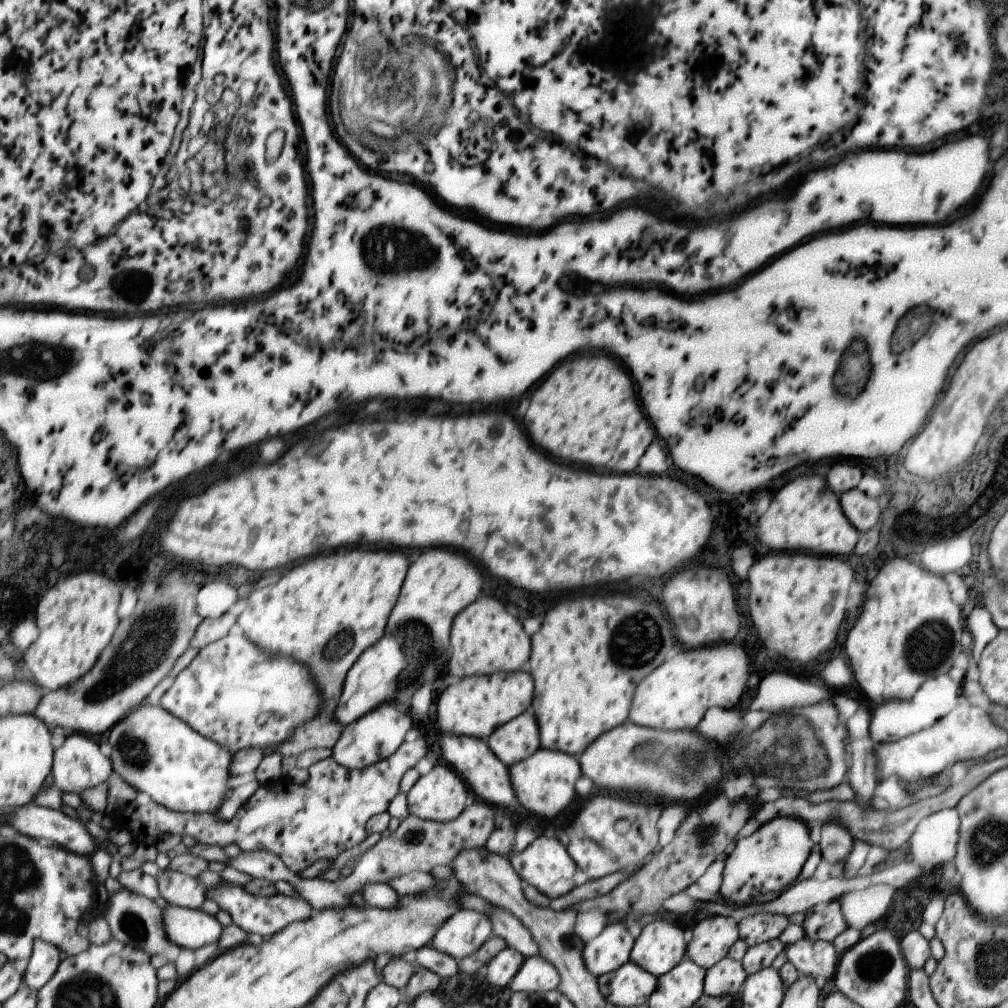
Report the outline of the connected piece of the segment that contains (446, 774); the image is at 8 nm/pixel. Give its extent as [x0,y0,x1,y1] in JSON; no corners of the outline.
[406,765,467,822]

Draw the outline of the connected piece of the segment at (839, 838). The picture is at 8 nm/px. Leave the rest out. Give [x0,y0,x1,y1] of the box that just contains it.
[819,822,852,864]

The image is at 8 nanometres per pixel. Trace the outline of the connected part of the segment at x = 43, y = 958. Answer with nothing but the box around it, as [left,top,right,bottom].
[24,940,61,992]

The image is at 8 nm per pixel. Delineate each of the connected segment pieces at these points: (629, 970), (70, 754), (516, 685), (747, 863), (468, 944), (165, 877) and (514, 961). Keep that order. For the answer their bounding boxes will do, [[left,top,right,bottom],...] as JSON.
[[597,962,658,1007],[53,733,113,794],[437,672,531,739],[719,816,811,907],[433,909,491,961],[157,870,208,909],[485,946,524,988]]

